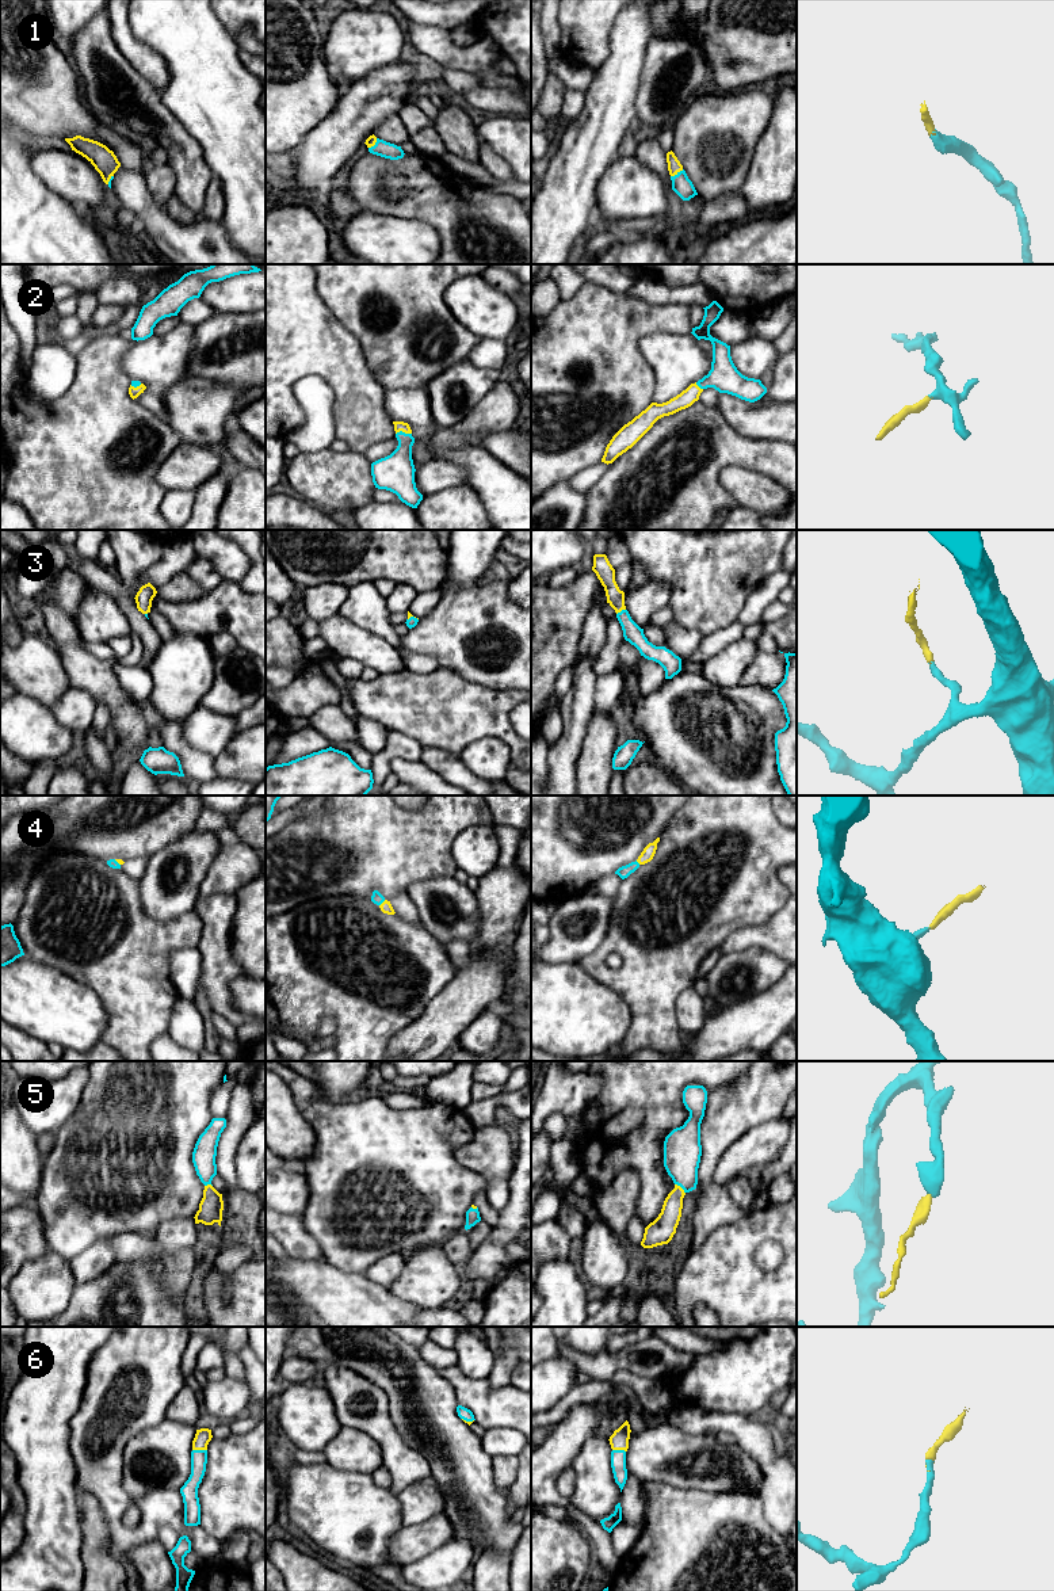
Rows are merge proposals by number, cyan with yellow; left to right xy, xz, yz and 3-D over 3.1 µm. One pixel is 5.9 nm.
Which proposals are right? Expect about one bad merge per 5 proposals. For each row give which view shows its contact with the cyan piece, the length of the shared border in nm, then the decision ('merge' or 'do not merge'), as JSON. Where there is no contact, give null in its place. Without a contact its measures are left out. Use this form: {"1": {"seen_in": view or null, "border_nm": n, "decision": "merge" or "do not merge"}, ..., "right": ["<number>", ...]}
{"1": {"seen_in": "yz", "border_nm": 90, "decision": "merge"}, "2": {"seen_in": "xz", "border_nm": 100, "decision": "merge"}, "3": {"seen_in": "yz", "border_nm": 70, "decision": "merge"}, "4": {"seen_in": "xz", "border_nm": 50, "decision": "merge"}, "5": {"seen_in": "yz", "border_nm": 90, "decision": "merge"}, "6": {"seen_in": "xy", "border_nm": 90, "decision": "merge"}, "right": ["1", "2", "3", "4", "5", "6"]}

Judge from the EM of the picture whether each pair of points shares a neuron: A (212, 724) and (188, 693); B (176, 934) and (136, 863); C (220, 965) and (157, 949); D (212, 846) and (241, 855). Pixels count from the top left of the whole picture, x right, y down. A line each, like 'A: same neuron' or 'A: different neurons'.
A: different neurons
B: different neurons
C: different neurons
D: different neurons

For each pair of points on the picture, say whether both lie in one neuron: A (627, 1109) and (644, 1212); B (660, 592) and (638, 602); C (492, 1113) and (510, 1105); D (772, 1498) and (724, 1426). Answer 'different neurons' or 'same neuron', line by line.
A: same neuron
B: same neuron
C: same neuron
D: same neuron

